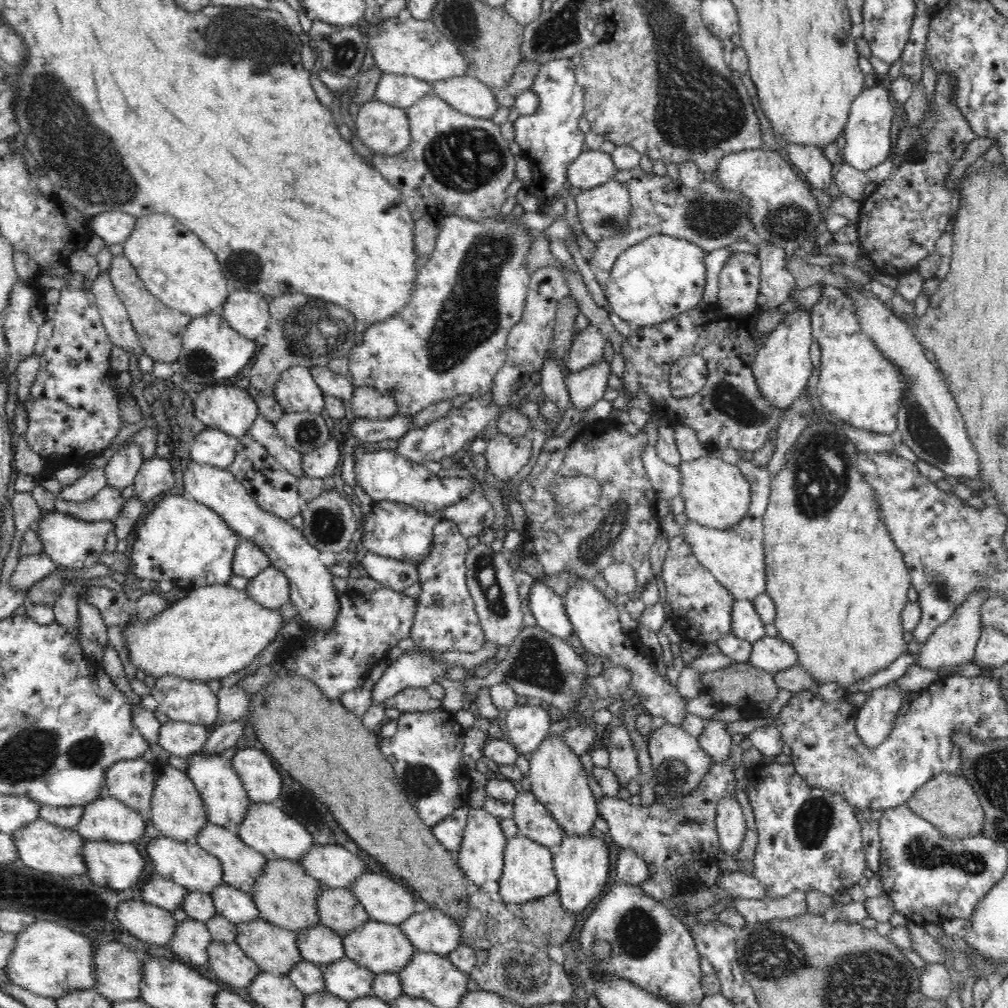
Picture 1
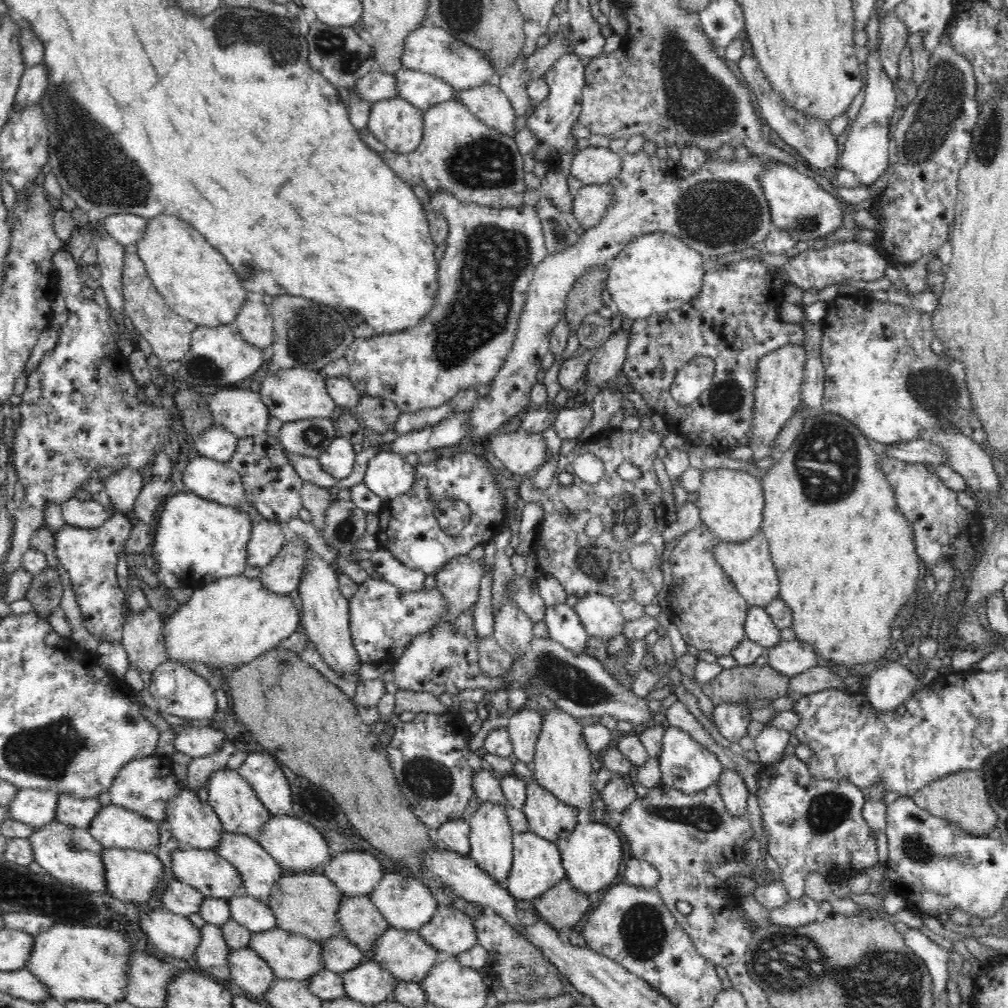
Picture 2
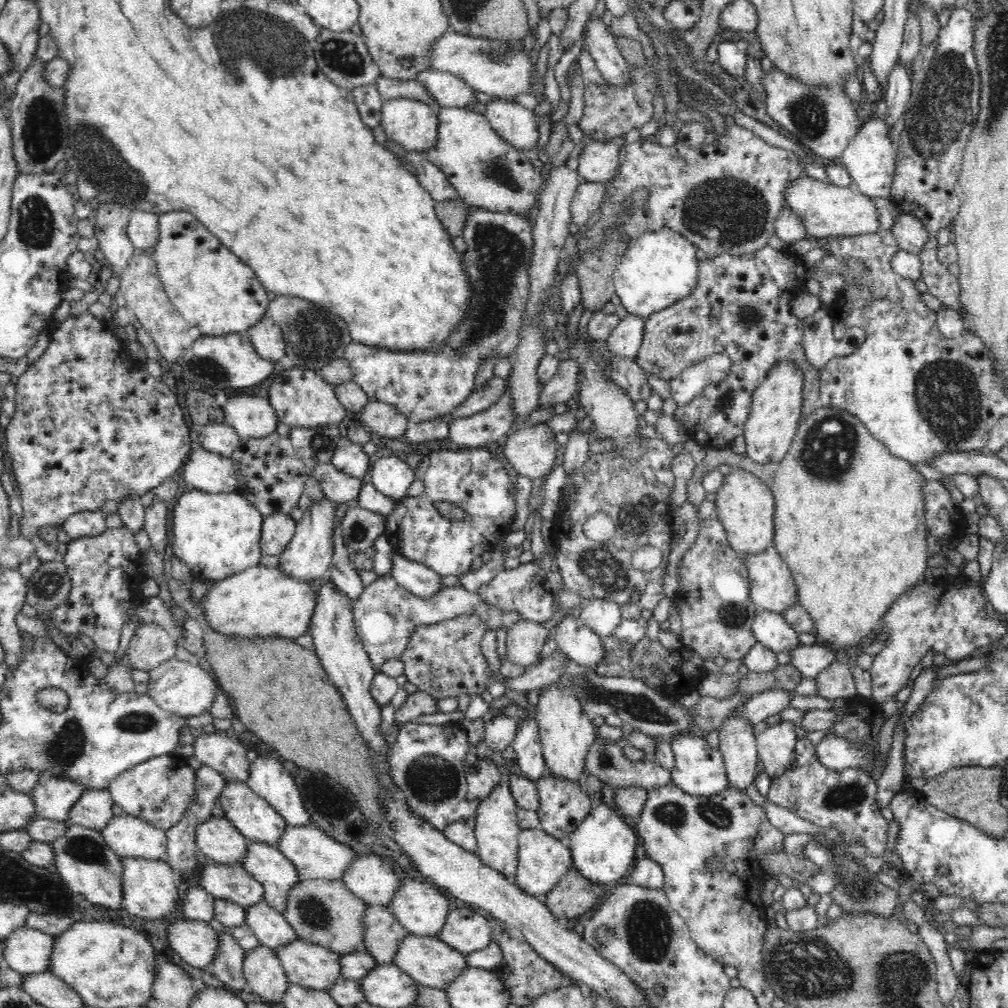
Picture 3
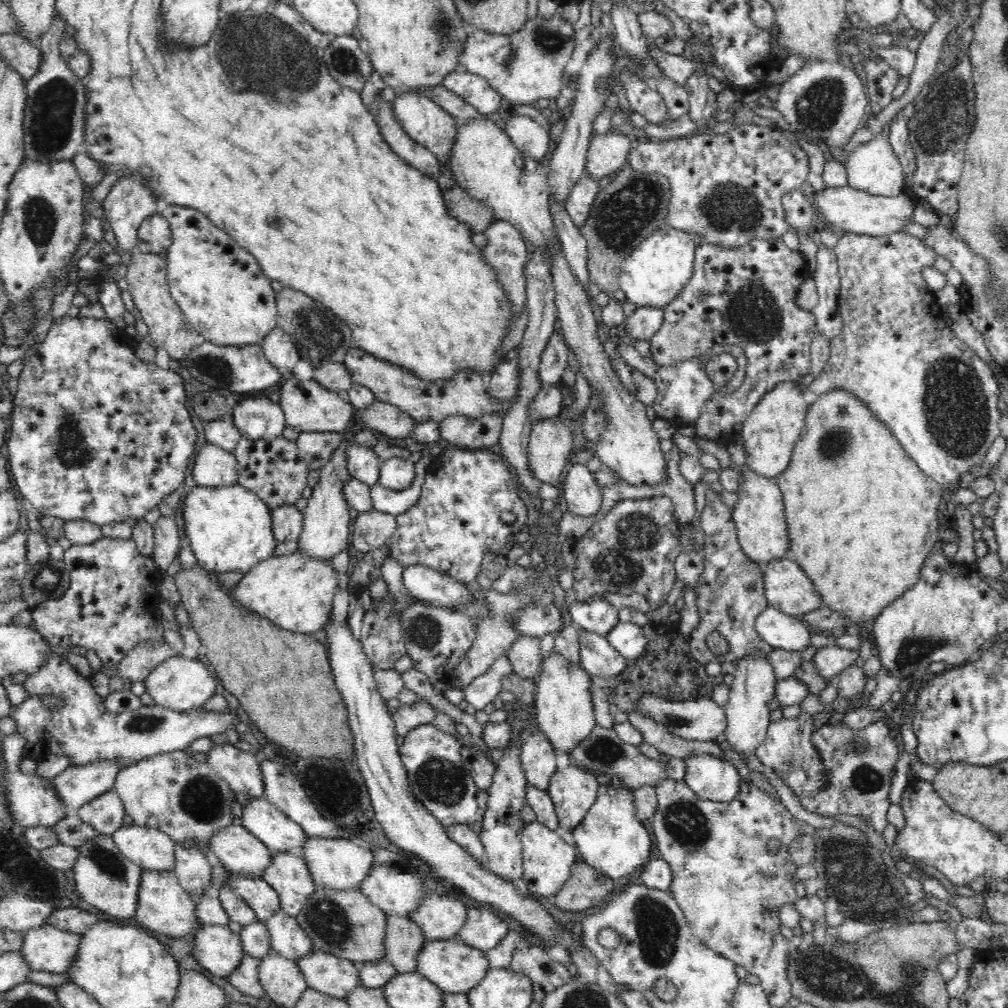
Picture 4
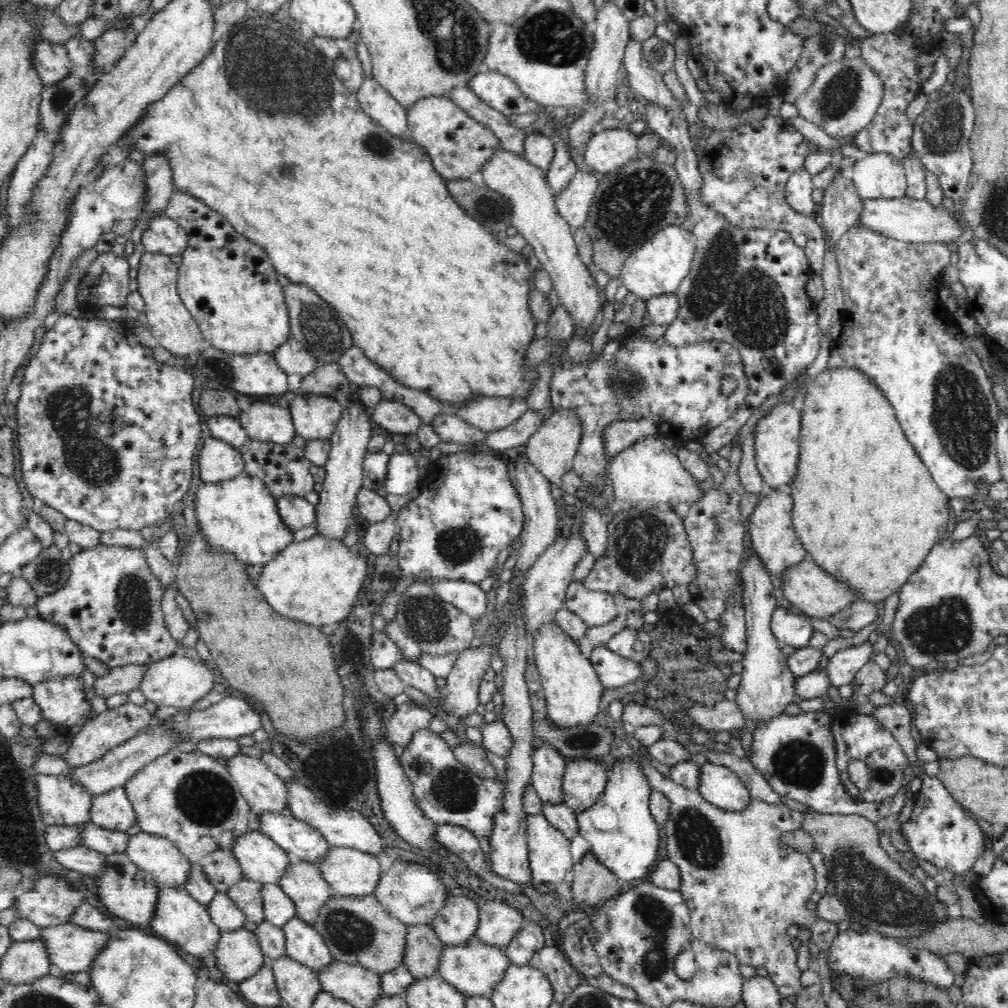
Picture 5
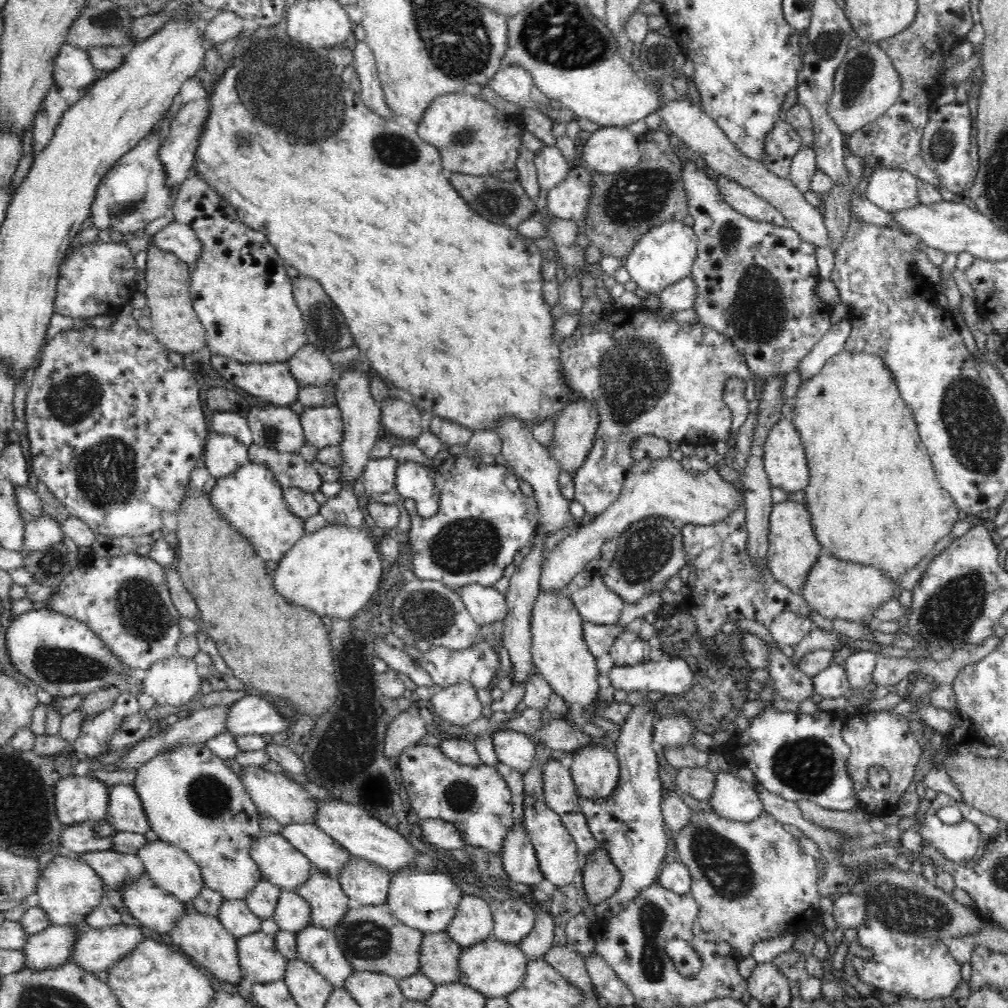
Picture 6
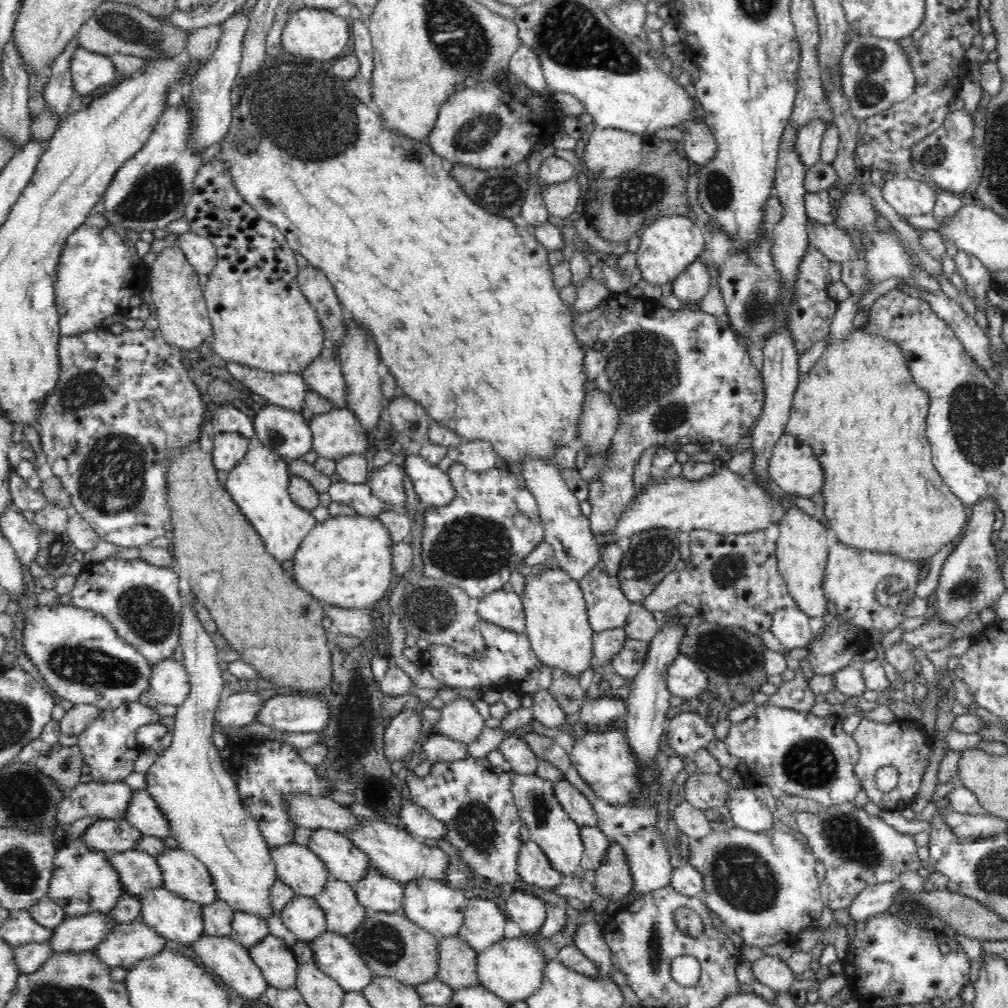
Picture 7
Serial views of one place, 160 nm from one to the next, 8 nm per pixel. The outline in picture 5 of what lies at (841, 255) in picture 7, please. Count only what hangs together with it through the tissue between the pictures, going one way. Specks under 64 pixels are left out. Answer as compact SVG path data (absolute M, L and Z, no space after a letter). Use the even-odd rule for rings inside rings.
M631 32L626 42L622 62L627 72L627 82L631 93L642 95L660 106L683 110L682 105L674 99L670 89L666 87L663 74L654 70L644 58L643 43L636 40Z

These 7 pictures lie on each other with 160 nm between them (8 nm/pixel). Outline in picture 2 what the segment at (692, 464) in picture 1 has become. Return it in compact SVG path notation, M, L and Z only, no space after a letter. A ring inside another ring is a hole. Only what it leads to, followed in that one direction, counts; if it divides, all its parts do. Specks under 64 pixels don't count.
M726 468L704 469L700 474L700 488L695 502L700 520L726 542L744 542L761 528L764 508L763 484L752 475Z

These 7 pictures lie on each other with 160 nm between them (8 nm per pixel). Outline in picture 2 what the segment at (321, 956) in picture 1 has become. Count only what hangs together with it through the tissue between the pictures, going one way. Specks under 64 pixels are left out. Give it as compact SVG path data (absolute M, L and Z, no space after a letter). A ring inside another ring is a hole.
M330 936L318 943L320 943L324 968L339 975L350 970L352 966L358 966L366 959L363 952L345 937Z

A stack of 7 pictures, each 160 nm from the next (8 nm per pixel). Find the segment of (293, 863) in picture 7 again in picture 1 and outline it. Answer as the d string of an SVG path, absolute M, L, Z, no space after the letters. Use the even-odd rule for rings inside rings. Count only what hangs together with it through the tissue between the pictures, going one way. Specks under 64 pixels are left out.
M163 764L160 766L154 780L154 792L150 800L151 821L161 834L176 840L195 838L200 828L208 822L204 801L201 799L195 784L187 774L174 766Z

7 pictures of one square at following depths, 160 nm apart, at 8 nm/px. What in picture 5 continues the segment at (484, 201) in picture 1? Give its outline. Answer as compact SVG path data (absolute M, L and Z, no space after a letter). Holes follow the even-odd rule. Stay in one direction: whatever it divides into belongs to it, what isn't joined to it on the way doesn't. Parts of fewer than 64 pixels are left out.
M500 145L497 152L483 165L480 173L484 179L483 185L497 194L502 194L508 201L511 206L511 226L532 246L536 262L550 275L559 304L572 317L575 330L580 335L592 336L592 326L602 306L595 286L593 268L587 267L580 259L573 229L559 216L544 171L526 161L523 155L504 150ZM644 436L636 440L632 446L620 450L610 458L608 464L609 478L613 482L615 498L630 500L632 507L650 510L657 507L667 507L669 504L686 502L688 505L698 502L704 492L698 489L698 481L684 469L677 454L672 454L660 436Z

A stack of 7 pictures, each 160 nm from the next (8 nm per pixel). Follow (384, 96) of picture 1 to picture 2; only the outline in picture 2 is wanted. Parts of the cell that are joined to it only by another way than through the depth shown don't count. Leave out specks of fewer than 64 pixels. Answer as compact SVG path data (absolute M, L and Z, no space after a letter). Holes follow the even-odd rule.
M404 68L396 70L392 75L396 77L394 95L421 110L453 99L455 88L434 75Z

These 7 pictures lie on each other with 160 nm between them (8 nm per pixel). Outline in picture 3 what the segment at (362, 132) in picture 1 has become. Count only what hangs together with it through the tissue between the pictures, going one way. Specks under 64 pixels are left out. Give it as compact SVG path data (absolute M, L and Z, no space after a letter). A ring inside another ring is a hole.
M409 98L385 100L379 124L388 141L398 144L405 152L428 151L438 138L436 109Z

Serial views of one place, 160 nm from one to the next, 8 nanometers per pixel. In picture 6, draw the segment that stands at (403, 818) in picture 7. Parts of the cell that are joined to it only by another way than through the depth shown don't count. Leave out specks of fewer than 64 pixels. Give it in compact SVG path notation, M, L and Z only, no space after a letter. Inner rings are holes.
M442 819L416 820L419 833L426 842L444 850L462 850L467 842L462 833L452 824Z

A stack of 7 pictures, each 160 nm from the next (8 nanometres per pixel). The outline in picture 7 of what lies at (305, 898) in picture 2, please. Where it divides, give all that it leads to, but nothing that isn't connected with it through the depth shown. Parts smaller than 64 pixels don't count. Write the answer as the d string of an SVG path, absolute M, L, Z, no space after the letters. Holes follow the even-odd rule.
M368 911L364 922L356 926L348 938L374 976L399 979L414 987L438 974L438 938L412 923L401 912Z

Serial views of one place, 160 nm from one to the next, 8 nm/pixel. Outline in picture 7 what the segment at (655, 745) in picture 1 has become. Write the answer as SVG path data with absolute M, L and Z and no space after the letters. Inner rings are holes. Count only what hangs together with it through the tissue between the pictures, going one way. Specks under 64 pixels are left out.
M746 786L730 788L726 804L735 826L752 832L770 830L772 814L768 806Z

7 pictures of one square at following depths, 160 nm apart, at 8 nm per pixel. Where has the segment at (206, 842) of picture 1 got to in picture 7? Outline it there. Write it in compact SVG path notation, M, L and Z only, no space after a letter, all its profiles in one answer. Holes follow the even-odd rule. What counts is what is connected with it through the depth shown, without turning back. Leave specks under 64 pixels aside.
M330 878L328 882L324 884L322 892L316 894L313 899L324 912L326 918L326 930L328 931L337 932L342 936L348 937L350 932L354 932L356 926L360 926L366 919L368 911L358 903L358 899L356 898L354 889L352 889L350 883Z

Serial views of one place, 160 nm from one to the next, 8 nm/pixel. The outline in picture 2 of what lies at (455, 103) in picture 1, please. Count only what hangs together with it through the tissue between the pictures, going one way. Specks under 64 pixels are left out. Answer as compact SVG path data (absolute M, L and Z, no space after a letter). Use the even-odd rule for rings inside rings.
M497 81L486 82L474 88L454 90L452 98L462 103L484 124L504 134L515 136L514 120L517 116L514 114L512 103Z

